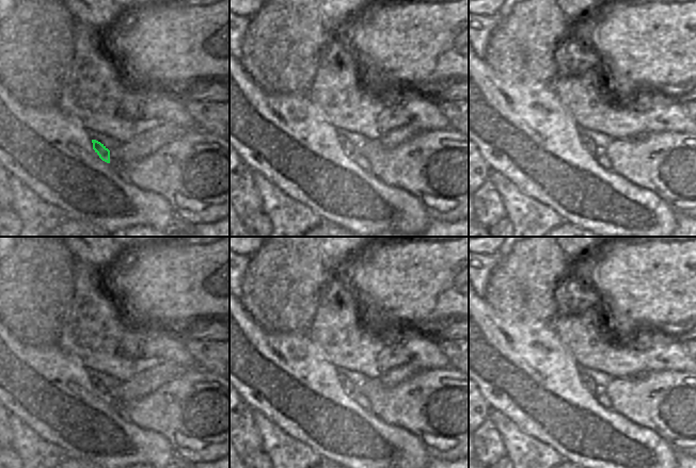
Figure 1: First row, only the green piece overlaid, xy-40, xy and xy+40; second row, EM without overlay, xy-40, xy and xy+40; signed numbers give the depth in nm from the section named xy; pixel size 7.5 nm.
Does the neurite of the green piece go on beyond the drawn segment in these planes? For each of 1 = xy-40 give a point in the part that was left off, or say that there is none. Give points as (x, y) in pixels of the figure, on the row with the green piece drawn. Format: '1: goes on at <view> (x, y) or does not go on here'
1: does not go on here

